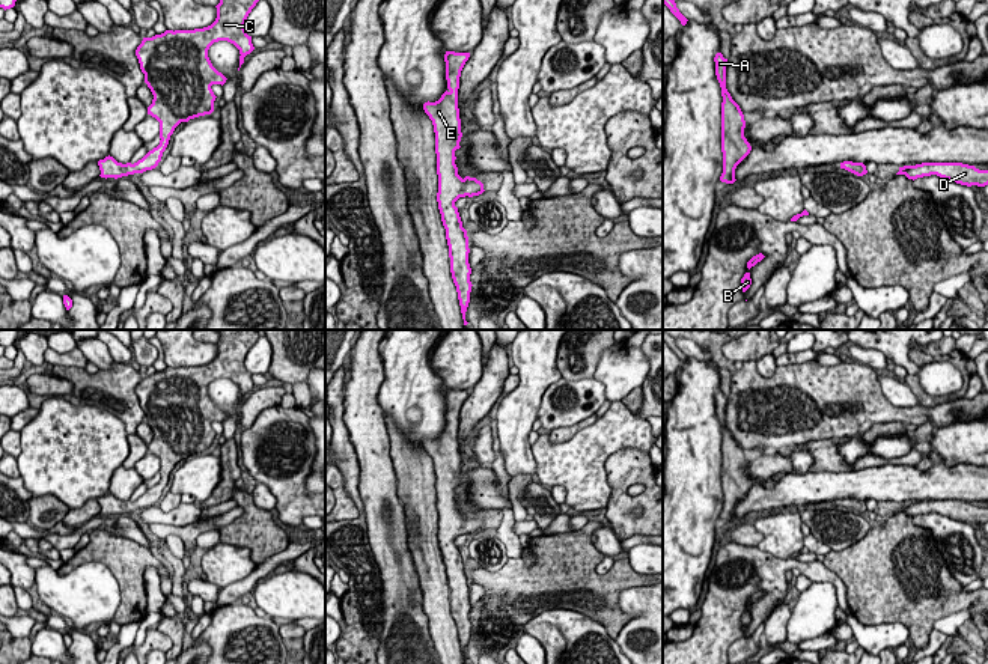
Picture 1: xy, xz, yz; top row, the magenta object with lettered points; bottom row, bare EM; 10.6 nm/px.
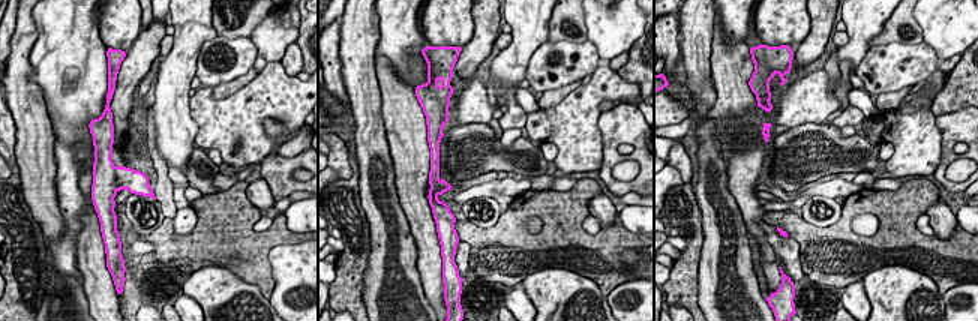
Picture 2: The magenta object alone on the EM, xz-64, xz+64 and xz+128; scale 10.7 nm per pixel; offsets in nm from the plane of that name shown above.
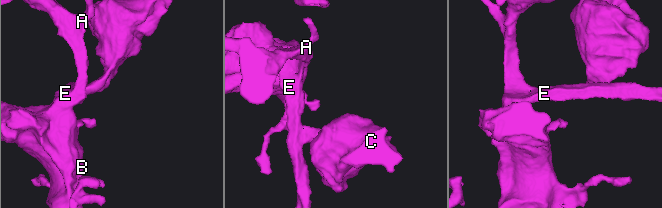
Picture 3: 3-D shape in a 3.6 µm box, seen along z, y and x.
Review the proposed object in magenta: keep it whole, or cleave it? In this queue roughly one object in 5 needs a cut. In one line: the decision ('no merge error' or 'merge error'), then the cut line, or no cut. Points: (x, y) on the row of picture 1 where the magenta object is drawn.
no merge error; no cut

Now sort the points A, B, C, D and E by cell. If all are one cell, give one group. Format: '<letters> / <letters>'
A B C D E

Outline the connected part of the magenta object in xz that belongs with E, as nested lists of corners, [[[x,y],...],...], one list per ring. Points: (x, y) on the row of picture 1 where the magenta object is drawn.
[[[446,51],[446,80],[447,90],[435,102],[425,102],[423,110],[429,116],[435,132],[435,154],[437,154],[437,175],[438,175],[438,193],[437,202],[441,214],[441,221],[446,229],[446,239],[449,245],[450,273],[456,286],[461,313],[465,321],[465,312],[470,303],[471,268],[468,263],[468,236],[462,227],[462,221],[455,206],[459,197],[473,197],[482,194],[483,184],[476,178],[458,175],[455,164],[455,151],[459,149],[461,119],[458,108],[458,89],[461,71],[468,60],[470,53]]]

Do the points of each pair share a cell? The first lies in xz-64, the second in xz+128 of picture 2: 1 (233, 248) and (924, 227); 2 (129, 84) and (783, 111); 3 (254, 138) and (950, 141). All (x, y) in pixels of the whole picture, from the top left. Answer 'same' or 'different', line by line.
1: different
2: different
3: different

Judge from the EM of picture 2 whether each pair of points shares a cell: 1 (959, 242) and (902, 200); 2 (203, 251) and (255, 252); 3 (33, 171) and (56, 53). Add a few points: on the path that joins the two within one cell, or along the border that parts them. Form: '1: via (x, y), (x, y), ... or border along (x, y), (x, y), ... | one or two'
1: via (939, 246), (924, 246), (902, 224), (902, 219) | one
2: via (216, 251), (242, 251) | one
3: border along (33, 71), (30, 78), (42, 92), (56, 138) | two

